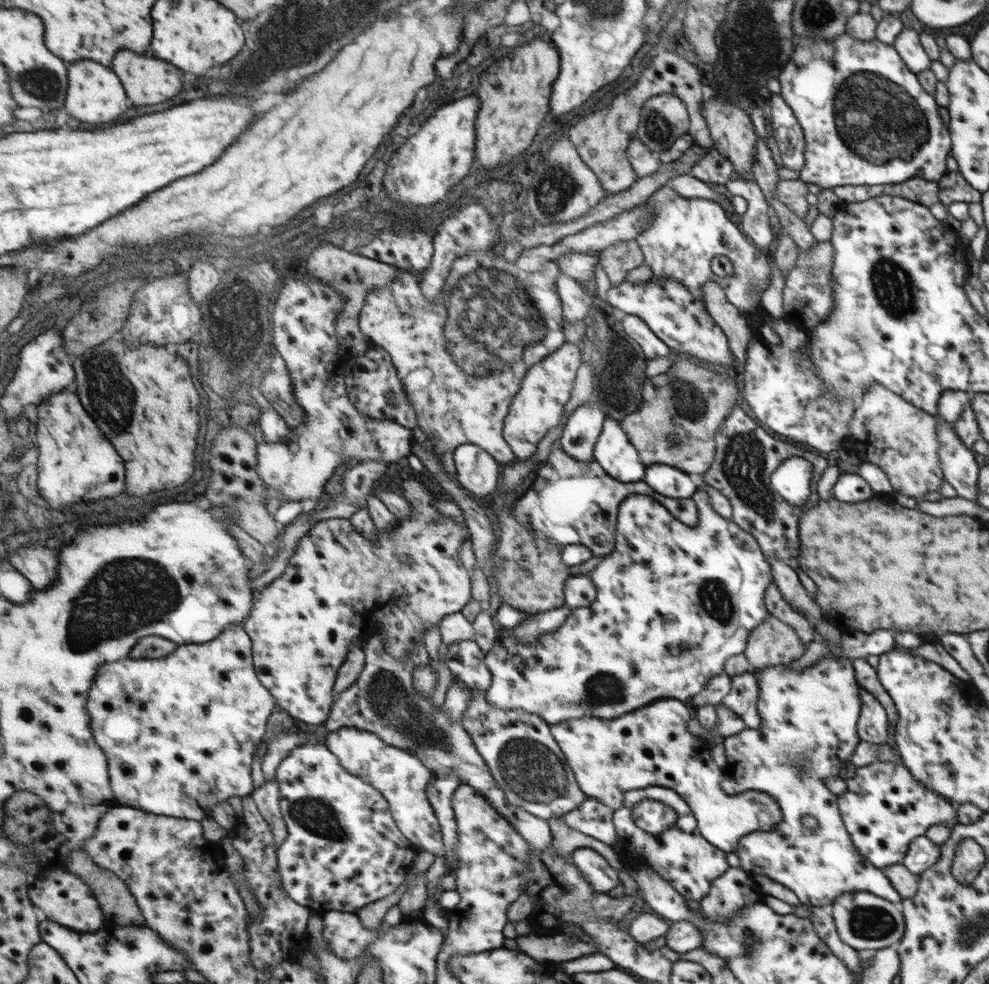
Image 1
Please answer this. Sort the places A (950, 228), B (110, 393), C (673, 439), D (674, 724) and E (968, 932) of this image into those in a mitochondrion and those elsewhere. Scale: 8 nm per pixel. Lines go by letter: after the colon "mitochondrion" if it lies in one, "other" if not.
A: other
B: mitochondrion
C: mitochondrion
D: other
E: mitochondrion

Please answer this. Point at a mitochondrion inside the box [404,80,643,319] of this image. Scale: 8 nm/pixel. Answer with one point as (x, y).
(560, 185)

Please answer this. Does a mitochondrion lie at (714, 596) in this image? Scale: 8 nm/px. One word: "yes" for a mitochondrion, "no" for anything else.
yes

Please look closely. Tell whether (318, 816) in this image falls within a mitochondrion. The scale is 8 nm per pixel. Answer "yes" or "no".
yes

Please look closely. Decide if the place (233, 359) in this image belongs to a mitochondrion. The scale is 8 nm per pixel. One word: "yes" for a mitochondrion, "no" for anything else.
yes

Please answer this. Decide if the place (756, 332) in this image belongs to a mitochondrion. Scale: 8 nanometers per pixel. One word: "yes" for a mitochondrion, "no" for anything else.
no

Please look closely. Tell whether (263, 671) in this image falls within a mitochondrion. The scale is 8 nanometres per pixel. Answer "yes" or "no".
no

